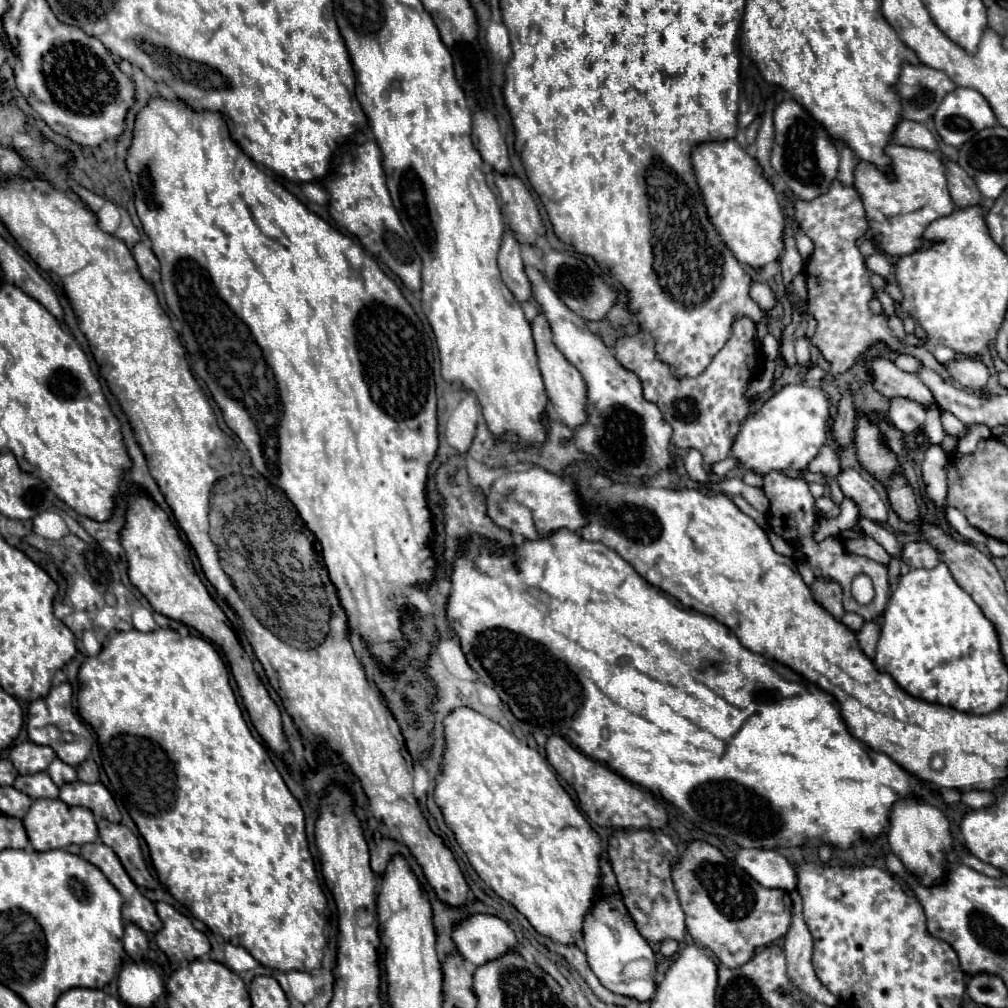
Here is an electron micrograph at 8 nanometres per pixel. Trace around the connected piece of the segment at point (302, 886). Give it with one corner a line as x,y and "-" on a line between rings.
136,629
120,631
112,635
108,643
104,643
100,655
86,657
86,661
80,667
78,679
80,679
77,694
79,717
97,737
102,751
102,767
112,783
112,791
124,803
130,817
138,825
140,835
146,839
150,847
150,857
158,871
162,887
174,899
178,899
178,903
182,903
196,919
204,921
212,933
222,935
228,943
244,947
264,967
272,967
284,973
288,971
310,973
318,969
326,947
326,937
324,937
324,927
328,923
324,917
326,897
316,877
314,859
308,851
308,841
304,833
304,813
300,803
290,793
284,779
280,777
264,745
252,737
242,717
242,711
236,703
234,691
230,687
228,669
220,659
218,651
210,645
210,641
206,641
204,637
180,637
174,629
158,629
152,633
142,633

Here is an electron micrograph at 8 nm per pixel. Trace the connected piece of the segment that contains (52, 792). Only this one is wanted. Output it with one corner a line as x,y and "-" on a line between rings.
44,771
42,773
34,773
34,775
18,775
14,787
24,791
26,795
30,795
32,799
38,799
38,797
56,799
58,797
58,787
50,779
50,775
44,773

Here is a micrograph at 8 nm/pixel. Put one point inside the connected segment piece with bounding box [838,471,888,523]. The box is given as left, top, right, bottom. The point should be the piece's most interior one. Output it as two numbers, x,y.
861,491

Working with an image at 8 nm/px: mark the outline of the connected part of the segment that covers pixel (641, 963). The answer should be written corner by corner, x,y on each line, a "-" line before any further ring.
600,885
598,901
594,909
586,915
584,921
584,947
588,963
600,983
612,993
636,999
636,1001
652,1001
656,993
656,961
654,951
648,941
636,931
636,925
626,911
624,903
614,895
614,891
606,885

